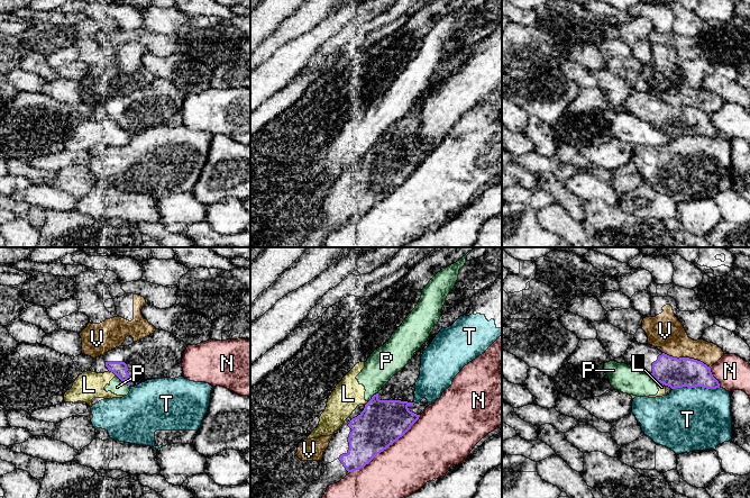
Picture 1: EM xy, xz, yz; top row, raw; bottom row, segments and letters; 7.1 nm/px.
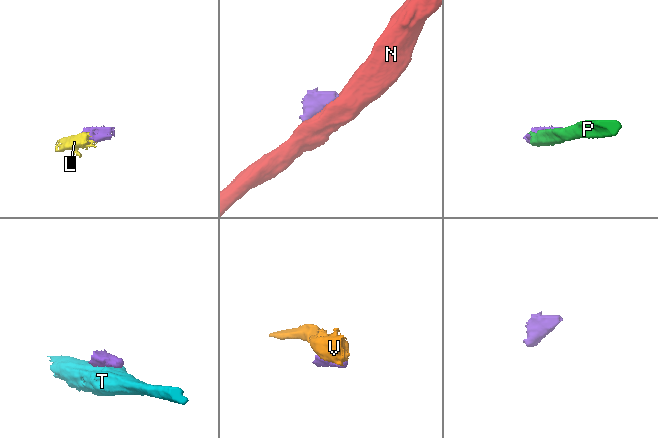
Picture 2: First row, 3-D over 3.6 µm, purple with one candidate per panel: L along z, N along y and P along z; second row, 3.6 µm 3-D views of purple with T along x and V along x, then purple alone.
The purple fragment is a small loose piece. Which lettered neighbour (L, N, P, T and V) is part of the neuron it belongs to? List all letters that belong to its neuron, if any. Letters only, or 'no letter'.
no letter

